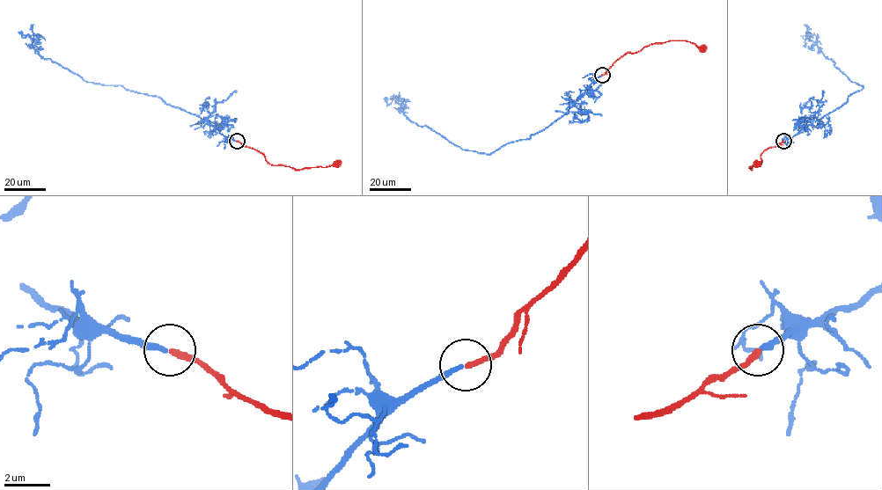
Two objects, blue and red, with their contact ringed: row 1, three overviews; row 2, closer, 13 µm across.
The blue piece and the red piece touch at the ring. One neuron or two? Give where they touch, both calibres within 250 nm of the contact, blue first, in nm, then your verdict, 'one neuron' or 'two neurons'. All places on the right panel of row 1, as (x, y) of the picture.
at (783, 141); 240 nm thick on the blue side, 240 nm on the other; one neuron

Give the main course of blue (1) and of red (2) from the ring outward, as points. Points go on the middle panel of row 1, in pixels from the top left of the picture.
1: (601, 75), (544, 129), (490, 154), (463, 149), (413, 122), (399, 108), (397, 98), (388, 104), (385, 98)
2: (602, 75), (628, 53), (639, 51), (653, 43), (684, 40), (703, 49)

